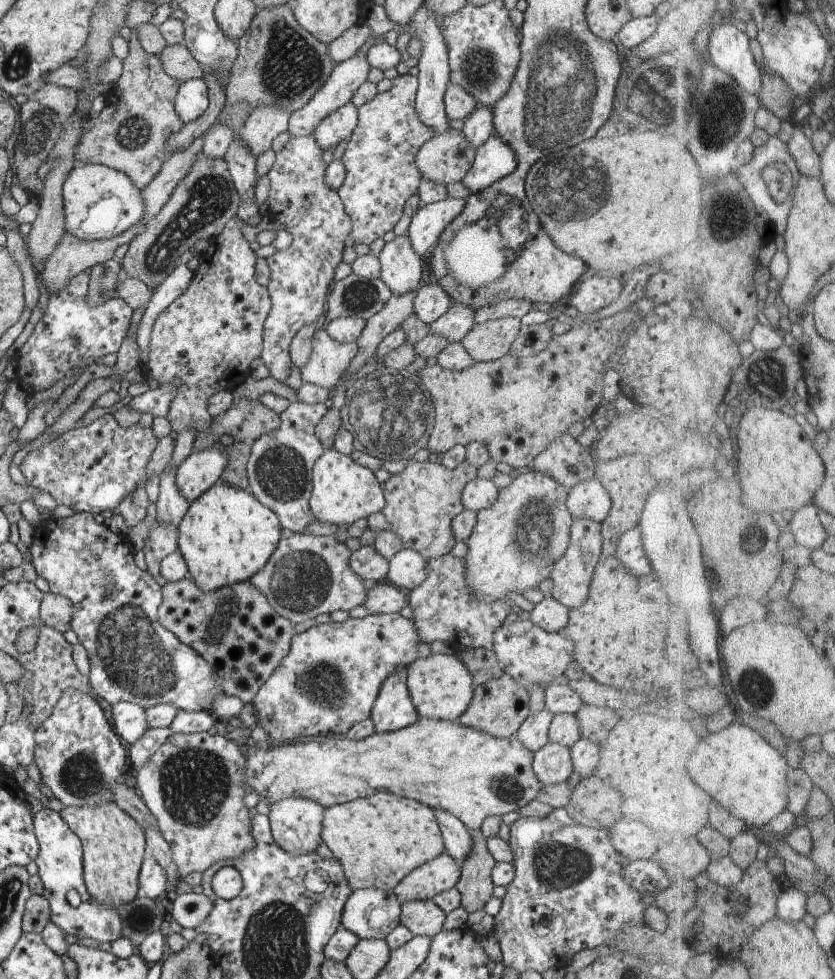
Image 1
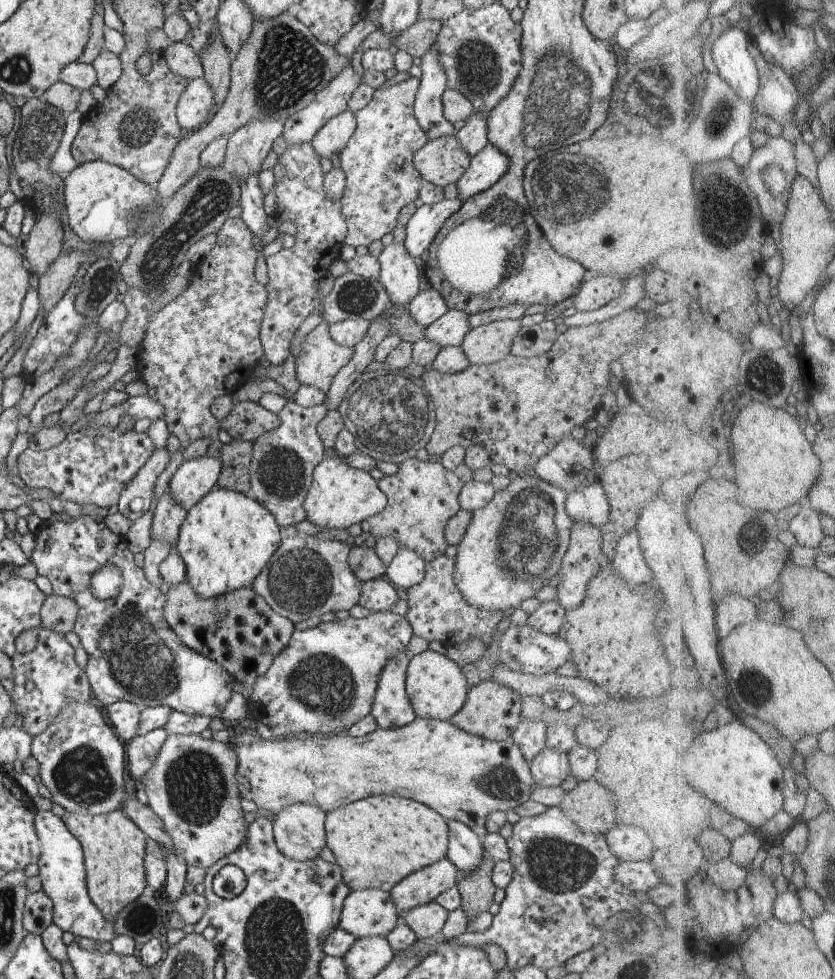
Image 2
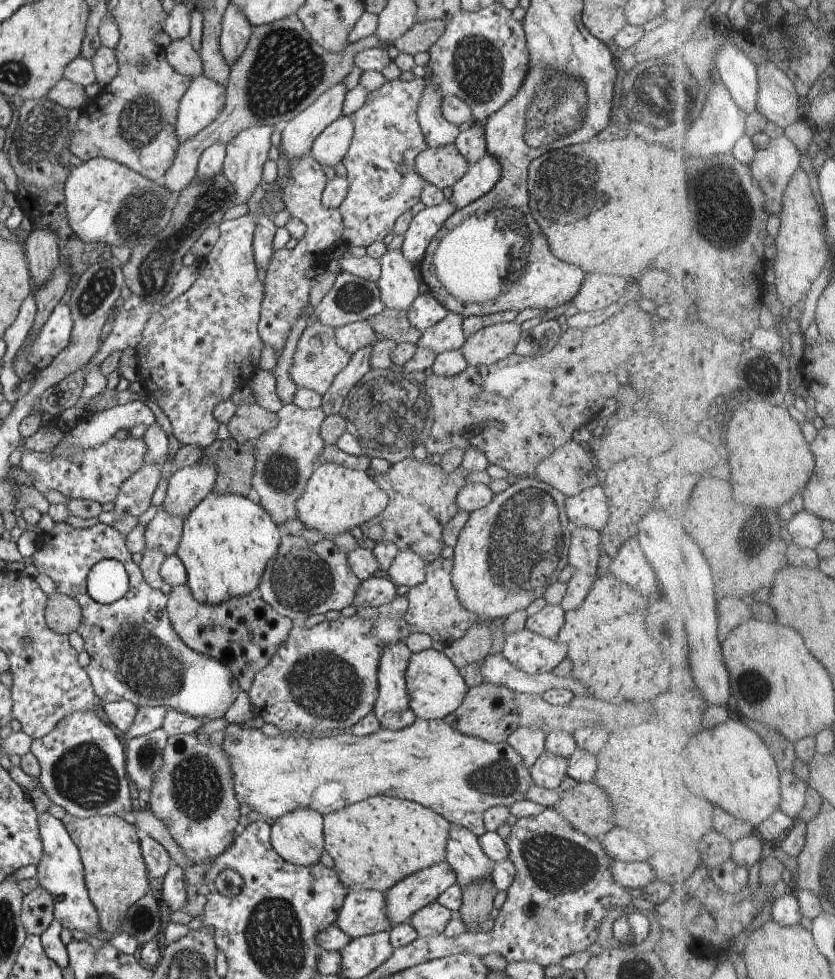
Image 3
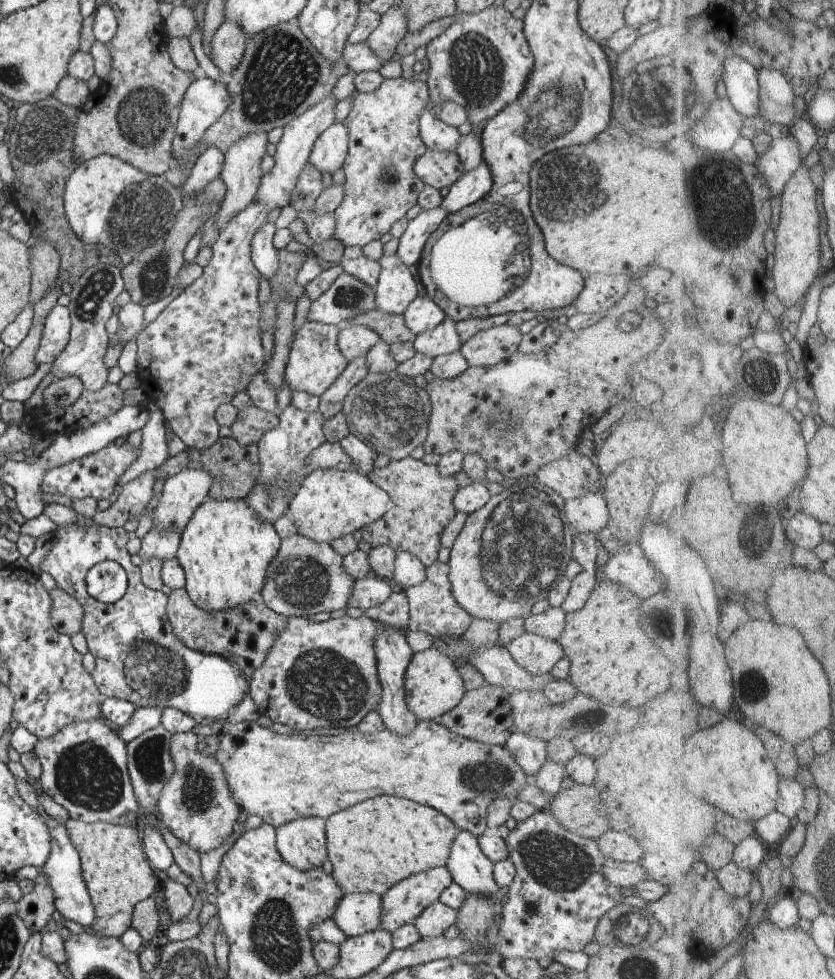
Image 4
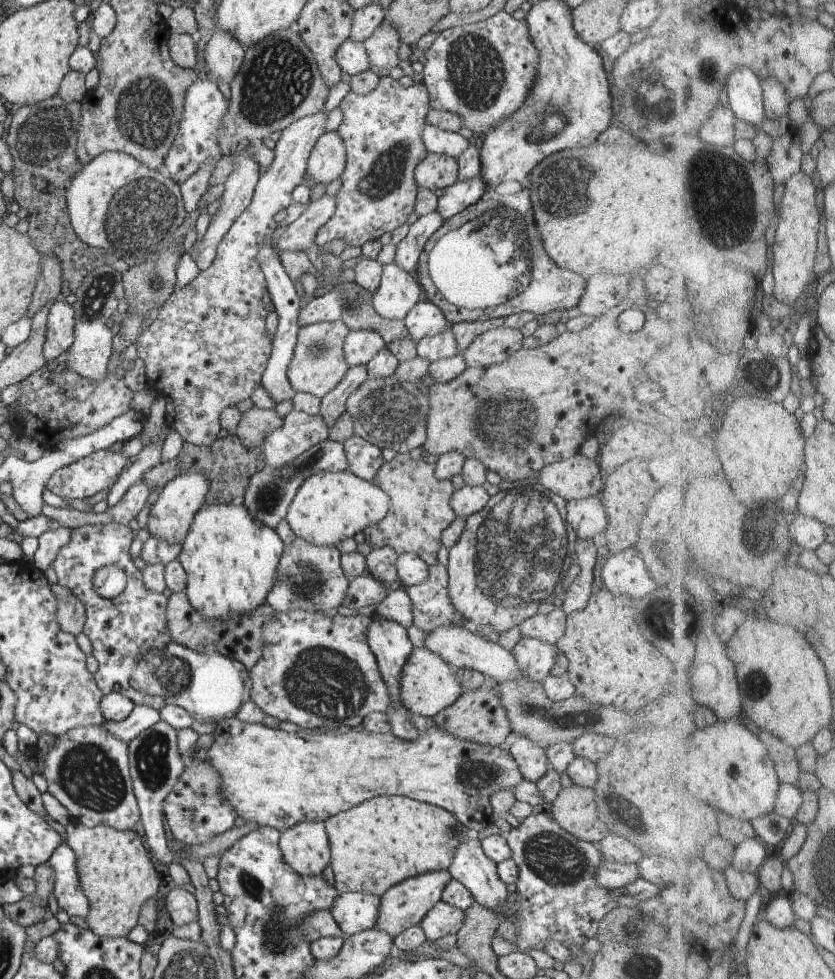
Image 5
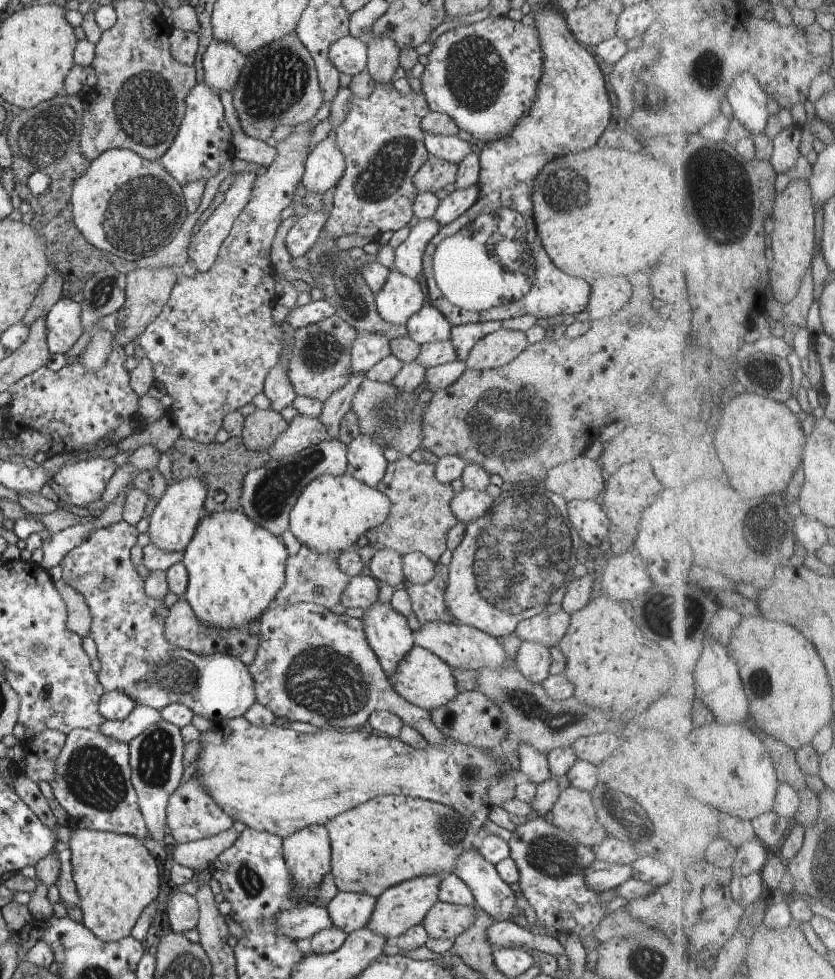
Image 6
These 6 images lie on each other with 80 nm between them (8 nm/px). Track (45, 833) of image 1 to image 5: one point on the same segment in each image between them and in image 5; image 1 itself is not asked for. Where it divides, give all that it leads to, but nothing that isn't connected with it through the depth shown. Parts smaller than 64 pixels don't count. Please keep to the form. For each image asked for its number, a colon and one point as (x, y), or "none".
2: (62, 873)
3: (60, 871)
4: (63, 869)
5: (71, 897)

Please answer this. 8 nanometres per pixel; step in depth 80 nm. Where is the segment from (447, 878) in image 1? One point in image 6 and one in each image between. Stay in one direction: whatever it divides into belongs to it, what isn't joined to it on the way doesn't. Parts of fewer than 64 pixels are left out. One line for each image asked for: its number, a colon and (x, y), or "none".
2: (420, 887)
3: (409, 895)
4: (402, 903)
5: (405, 904)
6: (400, 907)

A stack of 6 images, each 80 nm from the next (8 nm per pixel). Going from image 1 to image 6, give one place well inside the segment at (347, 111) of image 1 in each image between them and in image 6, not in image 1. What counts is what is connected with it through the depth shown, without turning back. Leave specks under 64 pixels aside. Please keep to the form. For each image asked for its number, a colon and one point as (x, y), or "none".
2: (331, 139)
3: (331, 145)
4: (330, 150)
5: (326, 162)
6: (325, 165)

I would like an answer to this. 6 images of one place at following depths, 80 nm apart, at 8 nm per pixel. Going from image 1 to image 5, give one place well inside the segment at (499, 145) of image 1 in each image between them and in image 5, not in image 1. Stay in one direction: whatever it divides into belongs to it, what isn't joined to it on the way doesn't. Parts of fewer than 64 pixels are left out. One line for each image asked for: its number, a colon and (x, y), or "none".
2: (490, 164)
3: (480, 178)
4: (473, 185)
5: (462, 194)

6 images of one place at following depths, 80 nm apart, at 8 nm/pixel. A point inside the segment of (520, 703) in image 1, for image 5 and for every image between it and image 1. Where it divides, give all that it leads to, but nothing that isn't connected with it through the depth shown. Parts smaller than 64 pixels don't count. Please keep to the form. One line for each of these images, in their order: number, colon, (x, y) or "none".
2: (492, 710)
3: (488, 712)
4: (484, 714)
5: (477, 716)

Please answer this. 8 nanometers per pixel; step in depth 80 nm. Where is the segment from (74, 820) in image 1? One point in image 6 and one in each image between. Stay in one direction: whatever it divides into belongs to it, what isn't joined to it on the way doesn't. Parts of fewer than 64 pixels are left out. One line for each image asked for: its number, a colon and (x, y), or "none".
2: (114, 848)
3: (116, 876)
4: (116, 871)
5: (115, 871)
6: (116, 877)

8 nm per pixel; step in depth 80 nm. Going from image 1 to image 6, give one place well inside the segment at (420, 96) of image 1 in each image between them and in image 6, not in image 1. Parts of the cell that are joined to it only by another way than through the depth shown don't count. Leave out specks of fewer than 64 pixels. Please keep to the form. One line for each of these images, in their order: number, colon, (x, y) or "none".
2: (428, 109)
3: (438, 132)
4: (437, 136)
5: (436, 140)
6: (450, 148)

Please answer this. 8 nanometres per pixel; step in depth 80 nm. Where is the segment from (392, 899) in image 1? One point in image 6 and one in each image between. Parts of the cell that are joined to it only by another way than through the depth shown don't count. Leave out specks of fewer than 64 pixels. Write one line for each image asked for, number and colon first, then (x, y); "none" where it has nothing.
2: (368, 912)
3: (363, 912)
4: (356, 914)
5: (353, 912)
6: (348, 911)

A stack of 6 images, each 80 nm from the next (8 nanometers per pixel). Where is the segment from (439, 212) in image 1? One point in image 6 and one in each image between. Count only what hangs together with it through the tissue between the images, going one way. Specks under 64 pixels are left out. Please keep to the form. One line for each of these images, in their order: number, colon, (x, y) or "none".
2: (425, 223)
3: (423, 227)
4: (411, 244)
5: (408, 251)
6: (409, 255)

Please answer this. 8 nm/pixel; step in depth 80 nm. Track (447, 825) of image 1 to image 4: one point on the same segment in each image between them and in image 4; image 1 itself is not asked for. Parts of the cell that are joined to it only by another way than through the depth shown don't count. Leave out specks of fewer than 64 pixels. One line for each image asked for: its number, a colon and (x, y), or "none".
2: (464, 850)
3: (471, 866)
4: (470, 868)

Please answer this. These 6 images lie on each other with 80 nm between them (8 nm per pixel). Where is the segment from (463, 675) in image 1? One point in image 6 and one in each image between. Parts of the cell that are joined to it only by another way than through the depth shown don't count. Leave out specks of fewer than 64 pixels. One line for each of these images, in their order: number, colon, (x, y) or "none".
2: (436, 687)
3: (435, 687)
4: (432, 685)
5: (428, 684)
6: (423, 679)

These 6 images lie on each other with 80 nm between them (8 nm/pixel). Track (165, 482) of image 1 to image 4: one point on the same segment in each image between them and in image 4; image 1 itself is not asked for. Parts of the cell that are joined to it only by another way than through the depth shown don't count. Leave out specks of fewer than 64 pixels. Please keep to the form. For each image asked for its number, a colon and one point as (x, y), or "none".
2: (168, 517)
3: (163, 533)
4: (163, 545)

